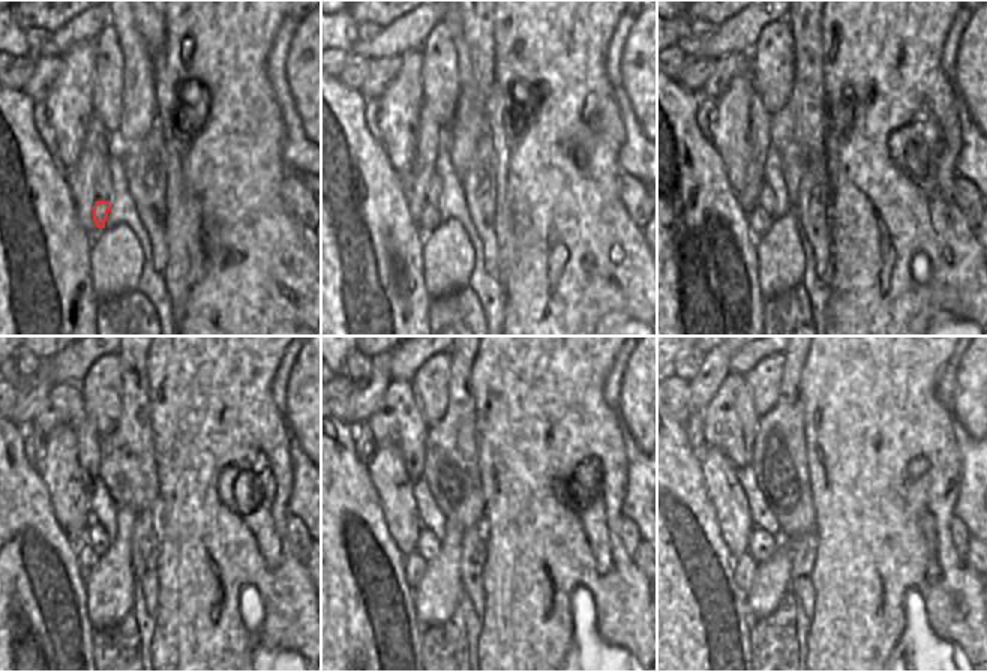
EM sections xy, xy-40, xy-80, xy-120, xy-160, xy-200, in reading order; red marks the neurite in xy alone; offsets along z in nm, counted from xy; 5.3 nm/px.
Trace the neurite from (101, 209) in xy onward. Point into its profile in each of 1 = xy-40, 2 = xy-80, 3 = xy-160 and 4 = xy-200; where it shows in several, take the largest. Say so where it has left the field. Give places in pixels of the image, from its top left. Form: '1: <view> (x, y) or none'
1: xy-40 (429, 219)
2: xy-80 (759, 221)
3: xy-160 (414, 566)
4: xy-200 (744, 569)

